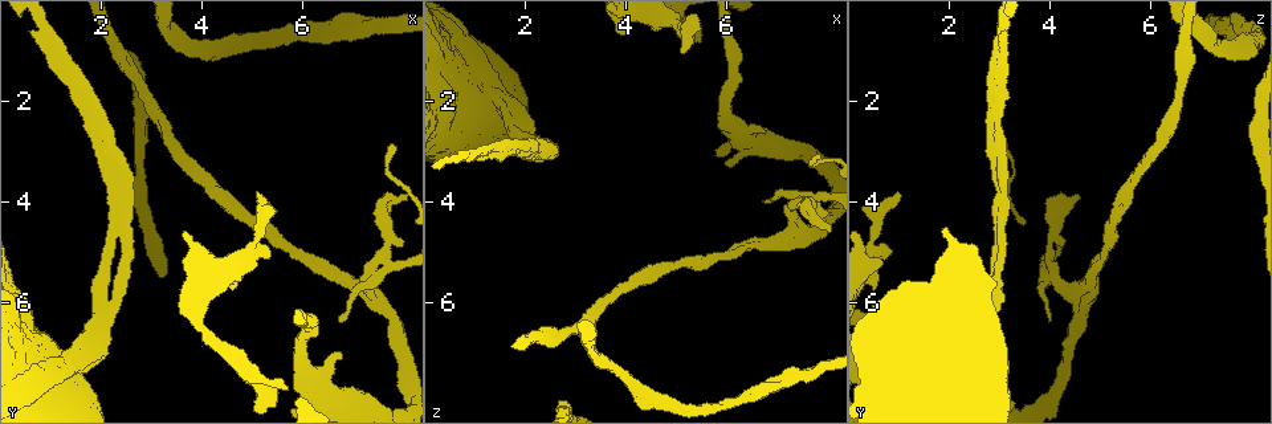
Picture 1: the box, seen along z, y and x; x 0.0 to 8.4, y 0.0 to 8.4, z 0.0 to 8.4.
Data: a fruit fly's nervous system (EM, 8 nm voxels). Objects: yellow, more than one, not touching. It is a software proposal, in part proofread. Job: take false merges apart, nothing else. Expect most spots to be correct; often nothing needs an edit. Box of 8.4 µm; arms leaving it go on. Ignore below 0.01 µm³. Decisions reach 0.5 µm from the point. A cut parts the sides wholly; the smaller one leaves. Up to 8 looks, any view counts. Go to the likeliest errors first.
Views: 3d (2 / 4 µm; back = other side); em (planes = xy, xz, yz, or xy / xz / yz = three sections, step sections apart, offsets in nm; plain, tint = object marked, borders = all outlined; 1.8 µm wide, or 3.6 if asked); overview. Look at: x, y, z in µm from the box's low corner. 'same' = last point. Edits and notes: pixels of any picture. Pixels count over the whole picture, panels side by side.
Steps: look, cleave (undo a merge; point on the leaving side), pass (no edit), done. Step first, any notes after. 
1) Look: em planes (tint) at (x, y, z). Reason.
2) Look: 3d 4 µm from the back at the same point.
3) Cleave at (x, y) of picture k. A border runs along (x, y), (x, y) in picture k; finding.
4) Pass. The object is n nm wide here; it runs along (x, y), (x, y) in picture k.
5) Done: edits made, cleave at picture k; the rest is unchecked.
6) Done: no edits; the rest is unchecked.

Look: em xy step 8 (tint) at (7.40, 5.80, 4.65). Branch point.

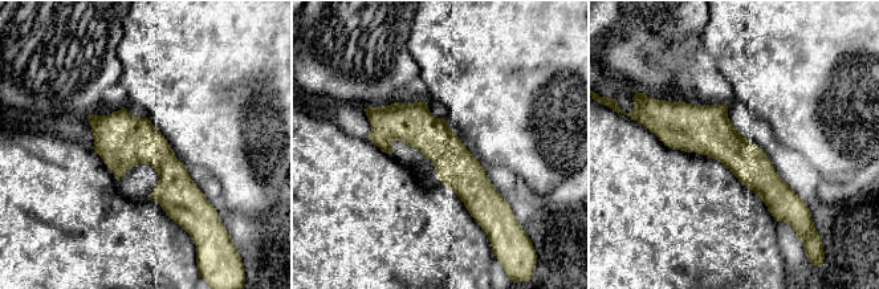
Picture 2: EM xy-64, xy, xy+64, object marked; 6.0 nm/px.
Pass. Continuous, no second neuron.

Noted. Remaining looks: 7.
Look: 3d 4 µm at (1.95, 5.70, 2.95). Three-way junction.

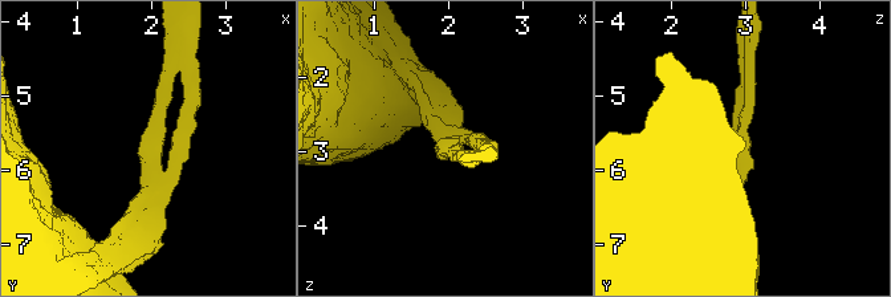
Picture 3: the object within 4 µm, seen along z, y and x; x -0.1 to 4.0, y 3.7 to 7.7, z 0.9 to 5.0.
Look: em xy step 8 (tint) at (2.00, 5.75, 2.95). Shape alone is not enough.

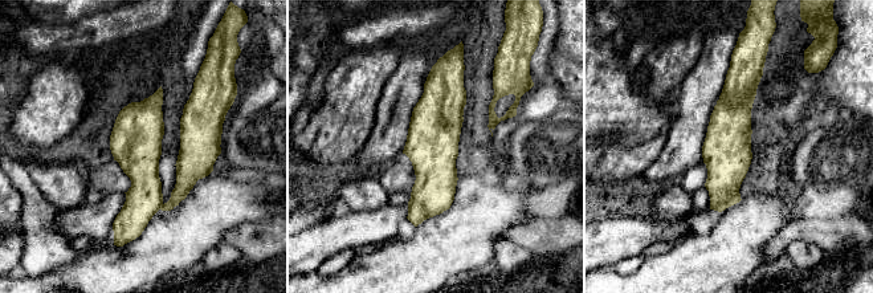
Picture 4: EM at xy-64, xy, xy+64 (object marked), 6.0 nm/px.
Look: em planes (tint) at the same point.

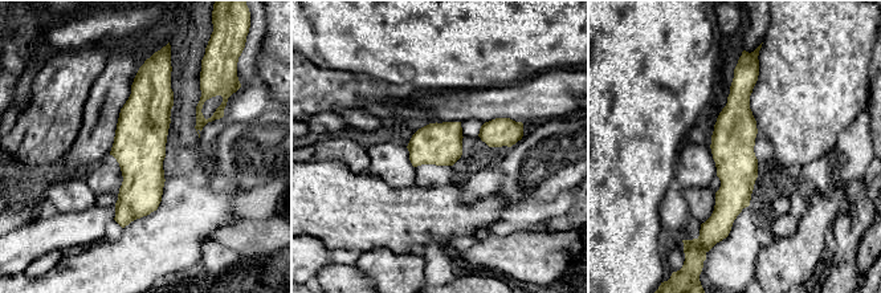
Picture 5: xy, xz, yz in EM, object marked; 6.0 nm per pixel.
Pass. It runs along (743, 69), (735, 192), (722, 227) in picture 5; all the same neuron.

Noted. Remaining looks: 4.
Look: em planes (tint) at (1.95, 2.55, 2.90). Three-way junction.

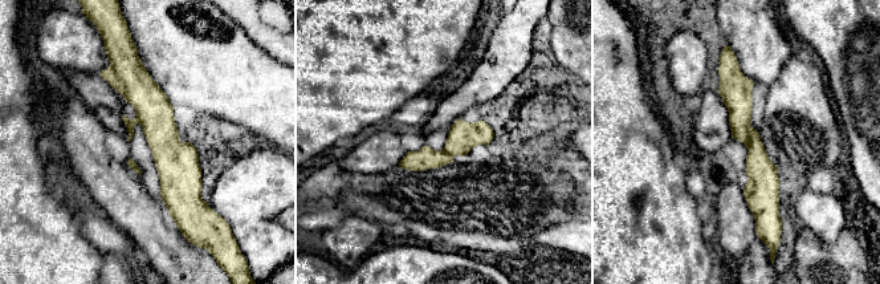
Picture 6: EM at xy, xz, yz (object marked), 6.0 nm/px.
Pass. It runs along (726, 65), (757, 151), (761, 220) in picture 6; continuous, no second neuron.

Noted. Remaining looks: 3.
Look: 3d 4 µm from the back at (6.35, 7.80, 2.75). Calibre changes.

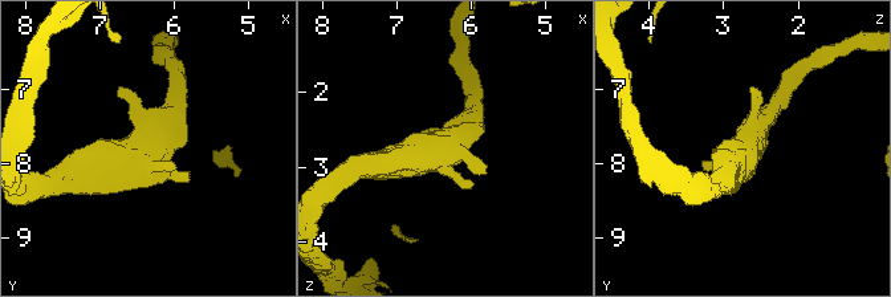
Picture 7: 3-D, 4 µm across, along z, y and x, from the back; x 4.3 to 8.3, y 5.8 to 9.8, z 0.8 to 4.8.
Look: em yz step 16 (tint) at (6.35, 7.75, 2.70).

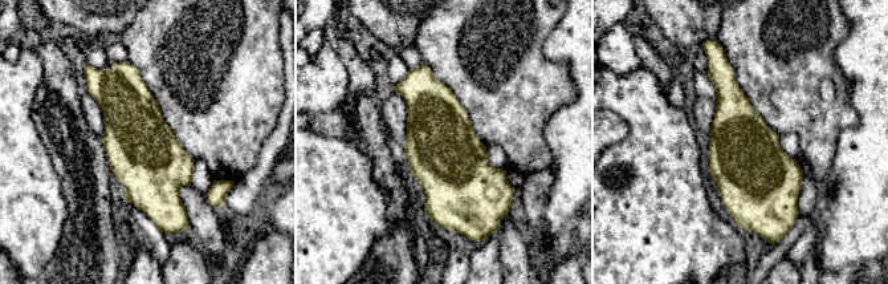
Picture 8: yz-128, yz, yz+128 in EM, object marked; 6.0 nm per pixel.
Pass. One neuron here.

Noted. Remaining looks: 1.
Done: no edits; the rest is unchecked.

